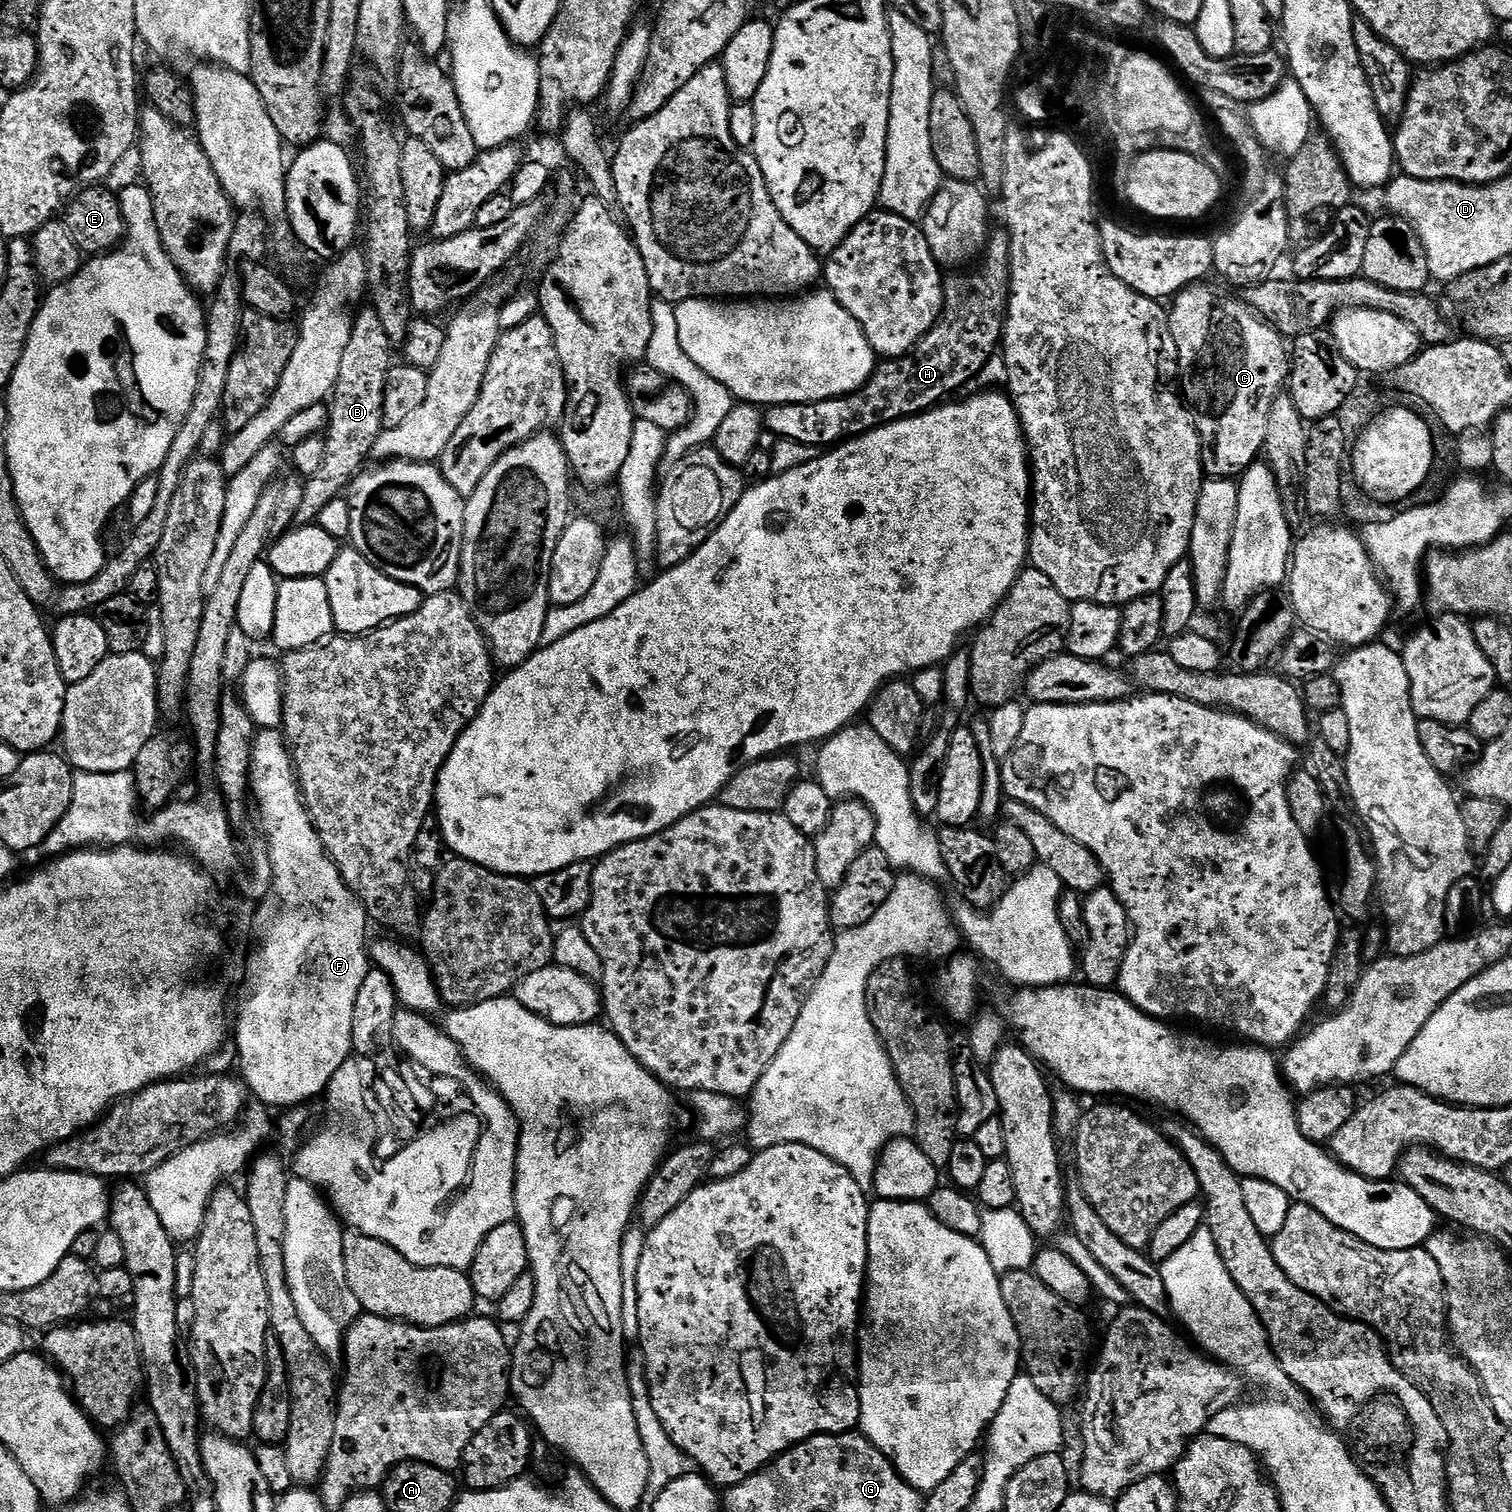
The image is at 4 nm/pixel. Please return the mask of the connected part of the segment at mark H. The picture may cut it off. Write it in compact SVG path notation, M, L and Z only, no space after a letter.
M993 231L988 236L982 252L980 268L964 272L961 276L947 277L944 280L944 309L921 340L905 356L884 358L877 363L870 378L858 390L845 396L831 396L822 402L798 402L797 404L773 404L764 412L764 426L769 433L781 440L805 444L819 450L828 450L853 437L866 434L884 424L893 424L907 416L917 416L935 408L951 392L956 392L971 376L976 376L988 364L992 355L997 355L998 345L1004 335L1004 322L1010 295L1010 269L1012 267L1012 241L1007 231Z

